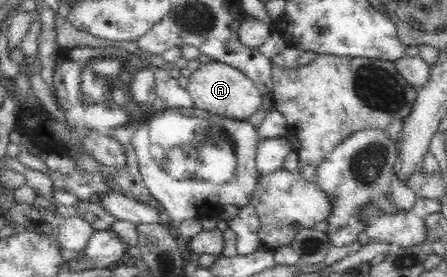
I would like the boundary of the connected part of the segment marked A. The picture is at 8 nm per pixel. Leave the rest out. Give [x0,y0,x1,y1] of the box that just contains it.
[186,59,263,120]

